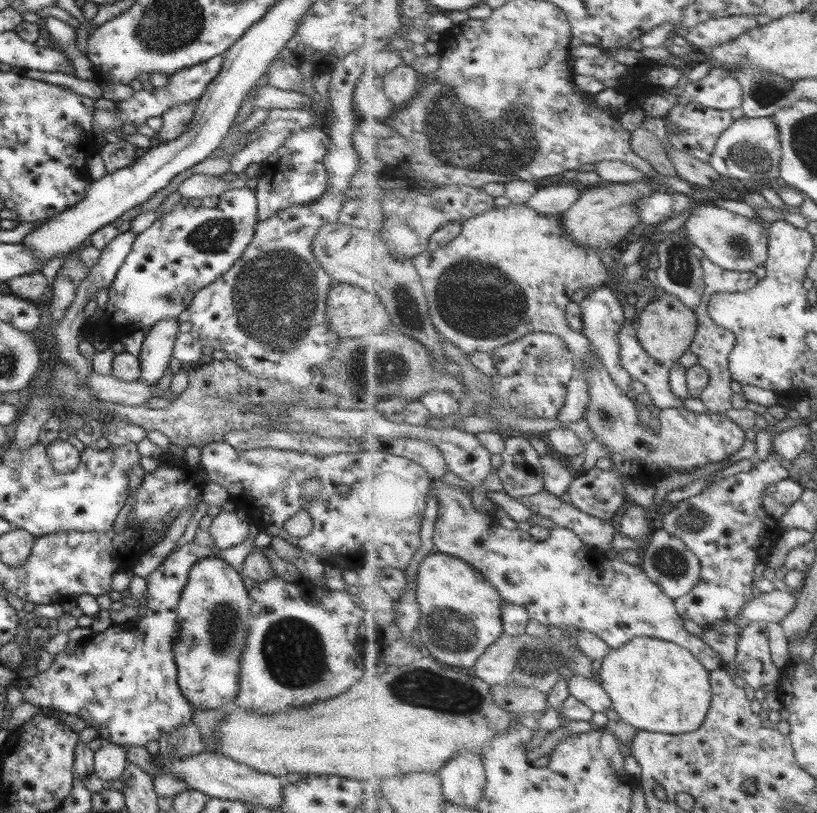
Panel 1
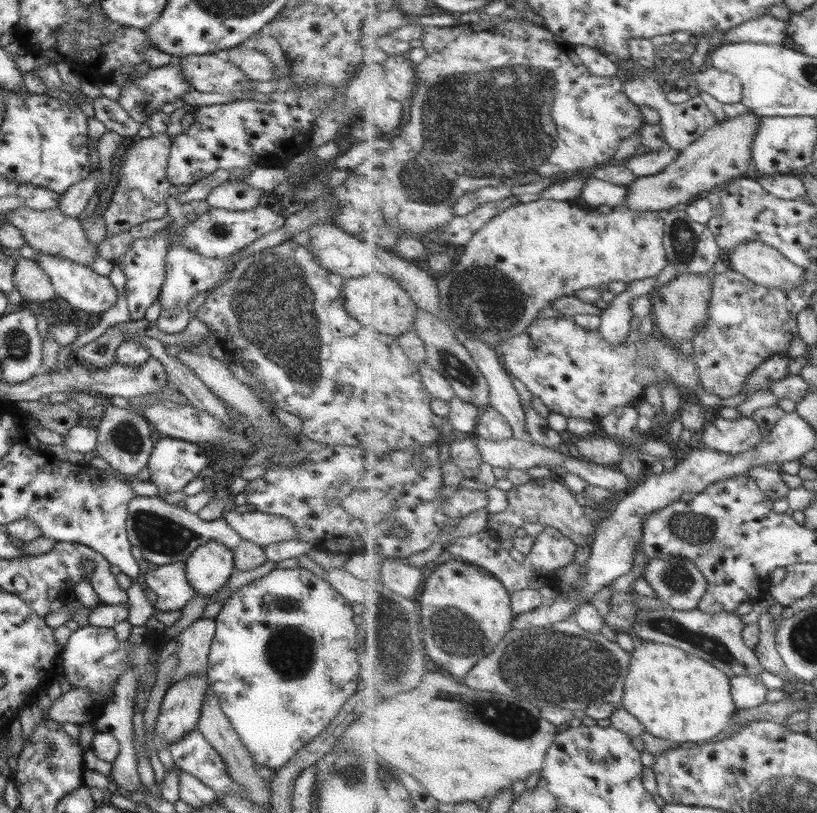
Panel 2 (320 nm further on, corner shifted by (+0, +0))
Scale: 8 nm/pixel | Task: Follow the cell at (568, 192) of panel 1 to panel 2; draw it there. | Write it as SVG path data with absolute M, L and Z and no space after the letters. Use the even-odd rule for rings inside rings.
M589 177L581 193L581 199L591 208L601 205L619 207L626 205L627 187L615 185L597 177Z

